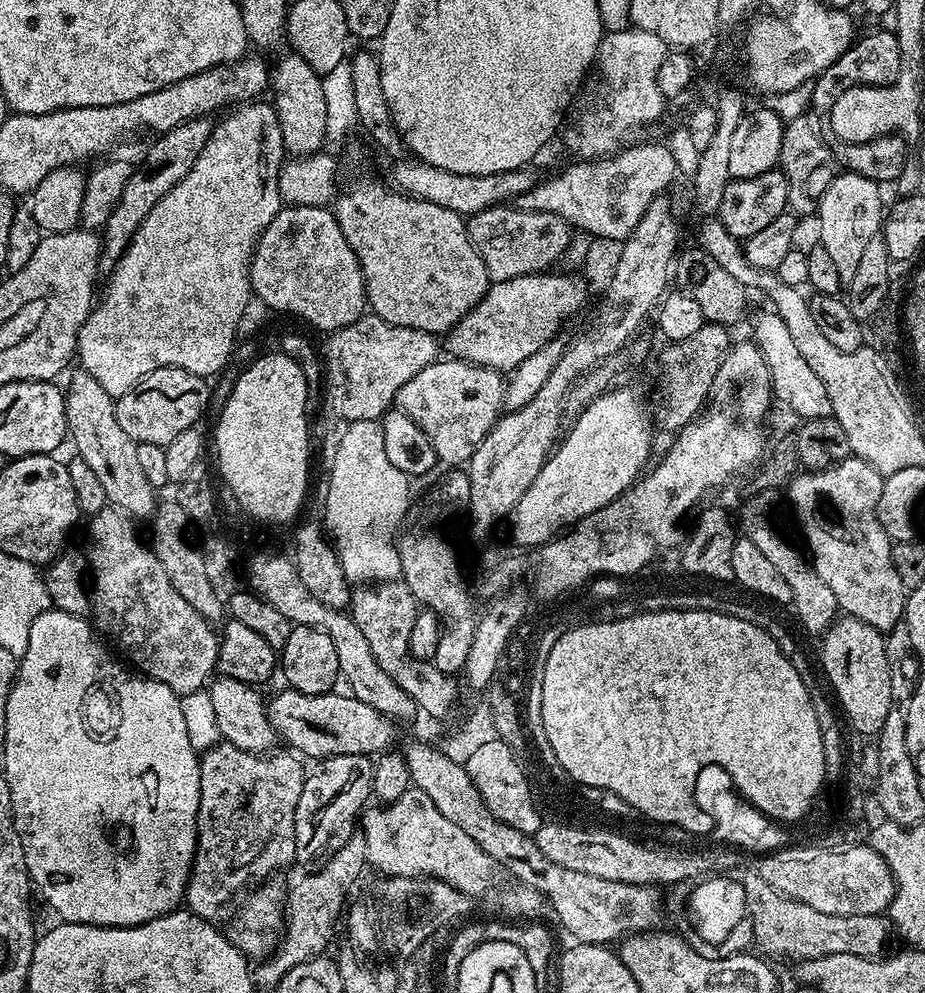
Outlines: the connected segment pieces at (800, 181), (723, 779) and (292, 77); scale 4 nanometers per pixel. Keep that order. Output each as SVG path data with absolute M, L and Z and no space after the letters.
M805 114L785 123L778 168L788 179L788 208L801 217L811 212L813 215L820 207L822 194L838 175L838 161L836 153L826 146L824 133L811 115Z
M717 764L712 768L712 788L706 788L706 794L700 788L698 796L700 796L701 807L710 808L709 815L711 815L713 822L710 836L711 839L714 838L713 841L716 844L725 842L729 846L735 846L738 850L750 850L752 852L760 852L759 854L770 854L789 845L788 834L783 829L785 827L765 815L764 812L758 811L754 805L744 799L737 792L729 772L720 771Z
M287 54L270 72L270 97L282 126L284 150L289 157L310 156L319 153L328 140L326 134L326 94L321 73L314 71L304 59Z

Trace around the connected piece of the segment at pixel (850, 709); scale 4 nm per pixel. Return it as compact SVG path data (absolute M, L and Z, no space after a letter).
M844 614L833 620L831 628L823 633L824 645L820 648L820 664L832 683L831 695L843 719L846 724L848 719L848 724L854 731L869 738L880 733L892 705L885 637L885 633L878 631L874 626Z

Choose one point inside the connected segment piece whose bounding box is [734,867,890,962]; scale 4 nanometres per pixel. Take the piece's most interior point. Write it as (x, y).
(782, 927)

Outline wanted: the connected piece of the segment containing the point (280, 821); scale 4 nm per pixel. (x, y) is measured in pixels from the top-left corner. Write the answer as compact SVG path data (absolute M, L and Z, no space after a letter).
M221 742L200 756L196 856L192 860L192 872L188 875L188 888L184 892L187 911L195 916L216 922L239 892L247 893L253 886L264 884L275 877L272 876L275 872L282 871L288 863L291 865L295 861L294 816L302 795L306 768L299 764L301 761L295 755L279 752L257 754Z

